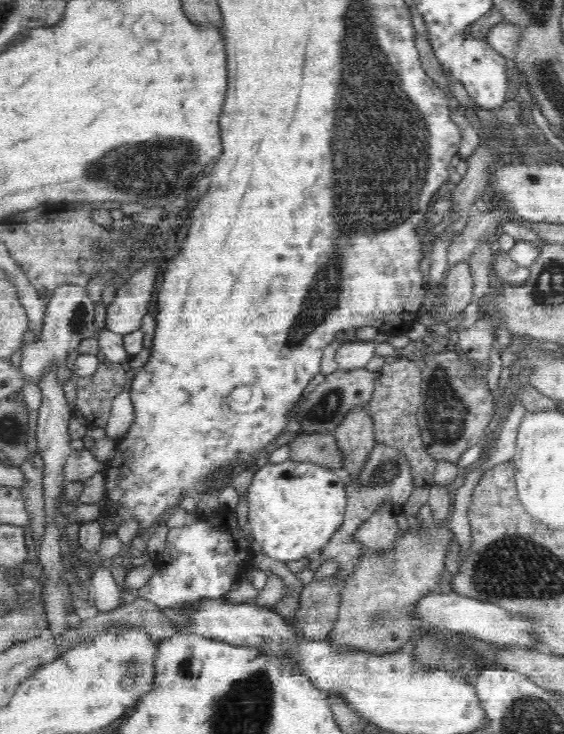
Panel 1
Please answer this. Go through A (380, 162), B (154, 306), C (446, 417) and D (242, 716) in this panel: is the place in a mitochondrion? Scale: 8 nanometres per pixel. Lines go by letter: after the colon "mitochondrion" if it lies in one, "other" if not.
A: mitochondrion
B: other
C: mitochondrion
D: mitochondrion

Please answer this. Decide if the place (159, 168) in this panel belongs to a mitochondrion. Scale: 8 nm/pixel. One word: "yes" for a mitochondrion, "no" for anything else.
yes

